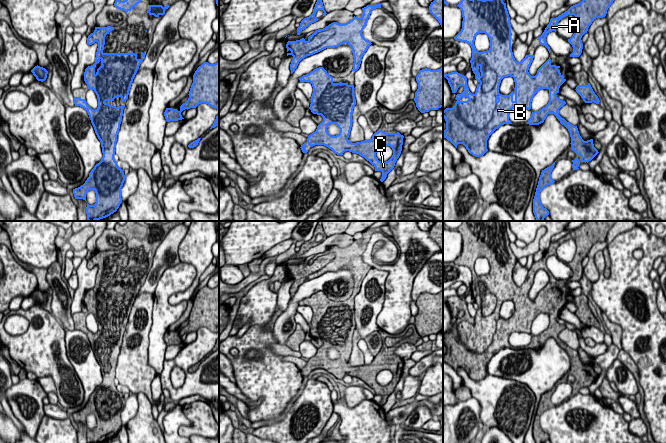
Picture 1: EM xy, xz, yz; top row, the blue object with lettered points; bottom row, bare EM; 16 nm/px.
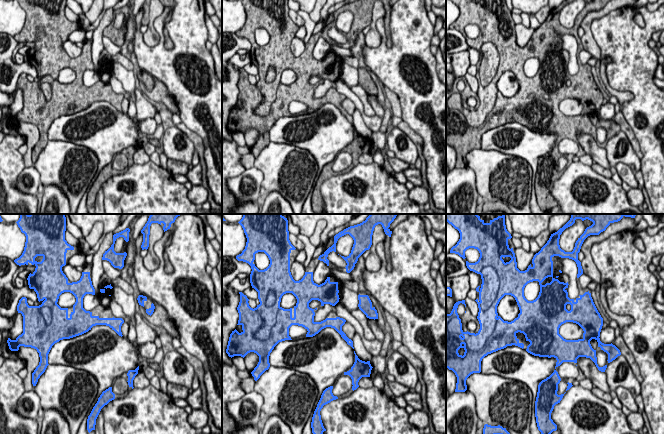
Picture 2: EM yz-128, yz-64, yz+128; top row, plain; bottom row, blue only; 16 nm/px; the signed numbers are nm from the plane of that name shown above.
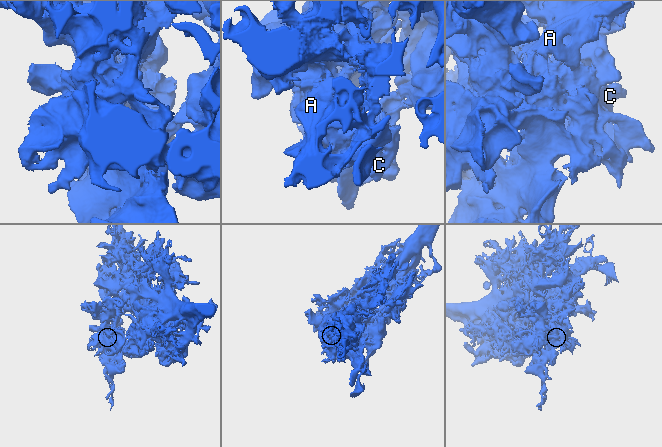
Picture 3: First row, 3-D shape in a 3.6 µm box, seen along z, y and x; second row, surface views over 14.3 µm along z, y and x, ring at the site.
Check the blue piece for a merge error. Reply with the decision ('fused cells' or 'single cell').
single cell

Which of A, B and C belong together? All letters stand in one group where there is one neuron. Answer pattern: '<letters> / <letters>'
A B C

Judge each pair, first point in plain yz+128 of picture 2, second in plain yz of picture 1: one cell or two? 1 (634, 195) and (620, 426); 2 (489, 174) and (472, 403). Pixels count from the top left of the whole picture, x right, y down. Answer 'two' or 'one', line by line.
1: two
2: two

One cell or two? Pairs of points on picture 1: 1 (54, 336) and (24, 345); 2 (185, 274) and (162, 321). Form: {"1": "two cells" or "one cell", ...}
{"1": "one cell", "2": "one cell"}

